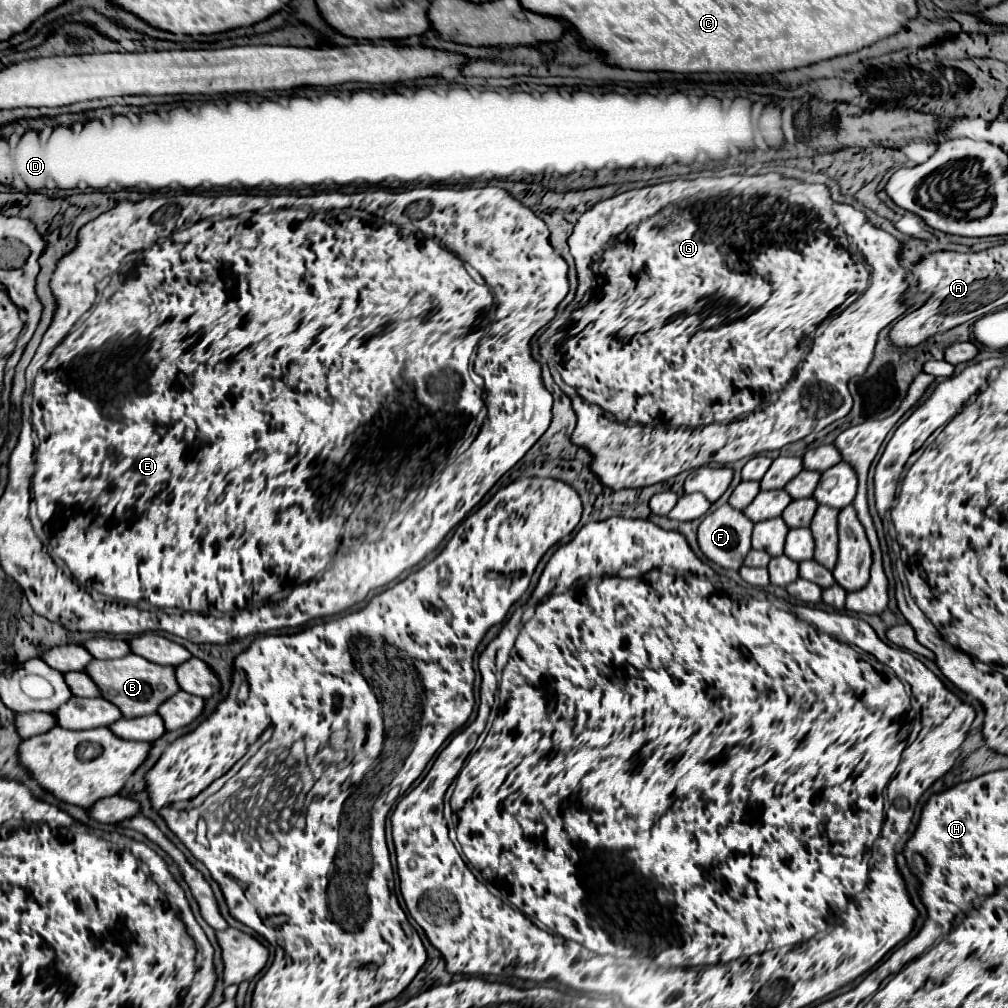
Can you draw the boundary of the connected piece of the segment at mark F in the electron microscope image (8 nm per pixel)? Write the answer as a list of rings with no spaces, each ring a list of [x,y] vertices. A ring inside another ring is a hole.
[[[728,504],[720,506],[718,510],[706,514],[706,518],[702,520],[702,524],[698,526],[698,546],[702,550],[702,554],[712,560],[714,564],[726,568],[726,570],[740,570],[742,560],[746,558],[746,554],[750,552],[750,536],[752,536],[752,522],[734,508],[728,508]]]

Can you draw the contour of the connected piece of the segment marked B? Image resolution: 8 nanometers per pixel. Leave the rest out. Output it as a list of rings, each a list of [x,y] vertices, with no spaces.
[[[128,654],[118,660],[90,660],[84,672],[98,686],[100,696],[112,702],[122,712],[124,718],[138,718],[138,716],[154,714],[164,700],[168,700],[170,696],[178,692],[178,682],[174,680],[172,666],[160,666],[136,654]]]

